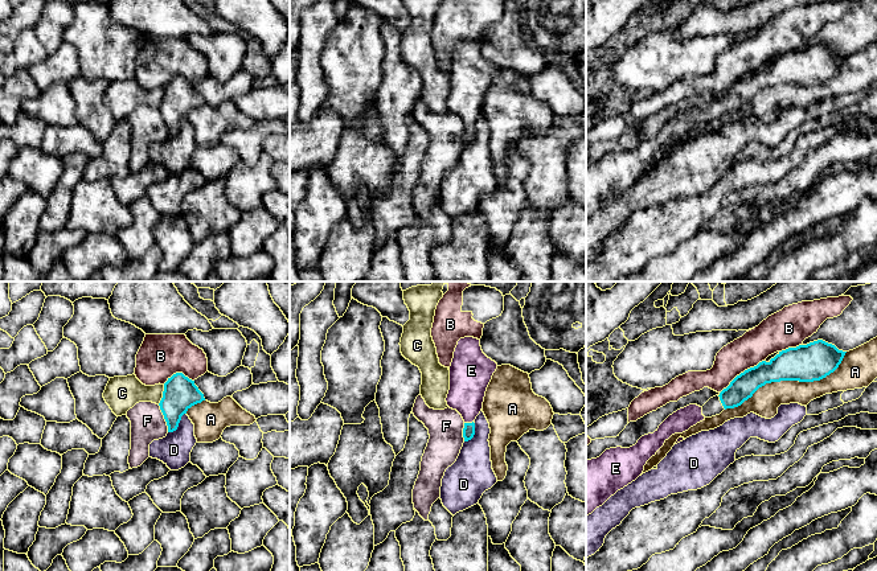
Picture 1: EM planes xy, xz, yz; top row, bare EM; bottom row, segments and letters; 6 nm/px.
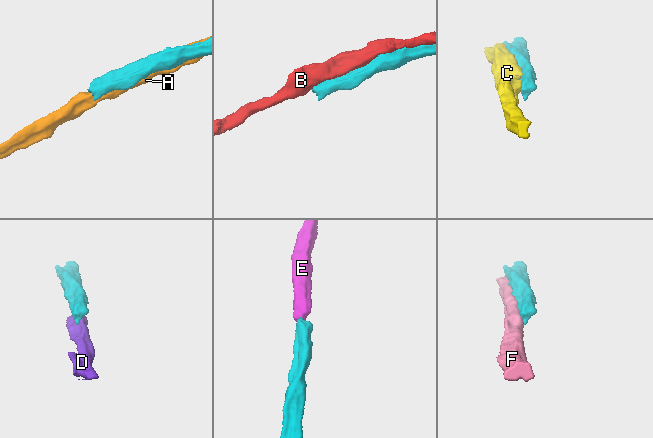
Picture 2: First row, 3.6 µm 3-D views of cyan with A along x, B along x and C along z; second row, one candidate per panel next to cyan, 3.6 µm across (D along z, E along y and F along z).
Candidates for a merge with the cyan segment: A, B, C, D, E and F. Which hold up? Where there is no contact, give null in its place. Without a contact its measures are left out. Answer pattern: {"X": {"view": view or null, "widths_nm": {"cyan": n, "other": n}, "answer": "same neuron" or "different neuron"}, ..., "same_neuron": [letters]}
{"A": {"view": "yz", "widths_nm": {"cyan": 220, "other": 170}, "answer": "different neuron"}, "B": {"view": "yz", "widths_nm": {"cyan": 160, "other": 200}, "answer": "different neuron"}, "C": {"view": "xy", "widths_nm": {"cyan": 200, "other": 200}, "answer": "different neuron"}, "D": {"view": "xy", "widths_nm": {"cyan": 200, "other": 200}, "answer": "different neuron"}, "E": {"view": "xz", "widths_nm": {"cyan": 80, "other": 240}, "answer": "same neuron"}, "F": {"view": "xy", "widths_nm": {"cyan": 200, "other": 200}, "answer": "different neuron"}, "same_neuron": ["E"]}

